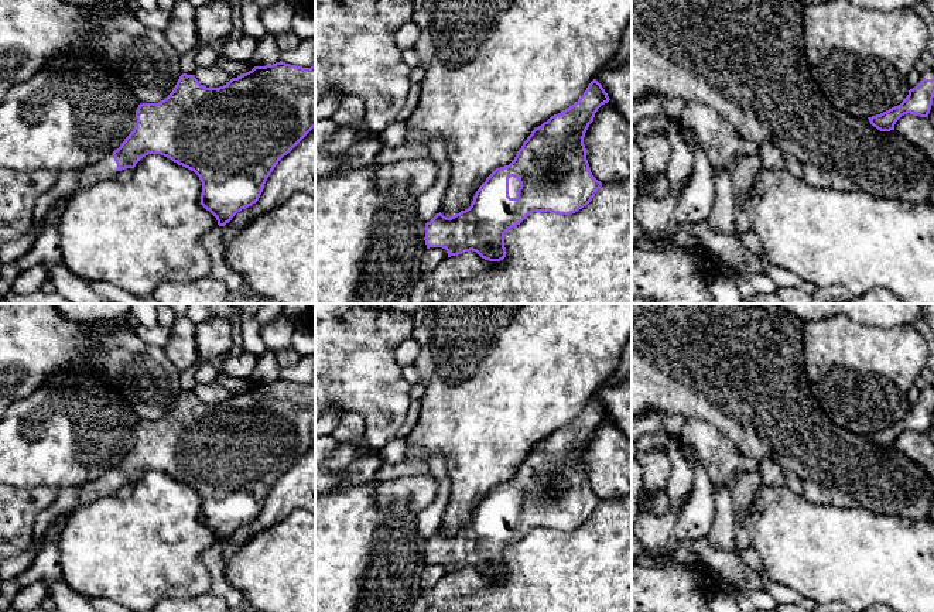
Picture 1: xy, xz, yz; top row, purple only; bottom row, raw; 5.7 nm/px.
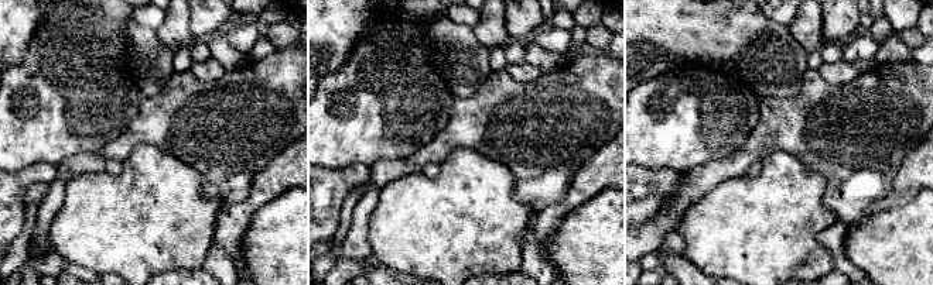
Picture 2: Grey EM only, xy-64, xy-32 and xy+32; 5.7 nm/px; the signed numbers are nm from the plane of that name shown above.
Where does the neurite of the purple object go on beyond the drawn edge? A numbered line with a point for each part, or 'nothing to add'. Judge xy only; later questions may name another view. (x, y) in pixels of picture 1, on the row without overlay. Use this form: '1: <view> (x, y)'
1: xy (106, 485)

